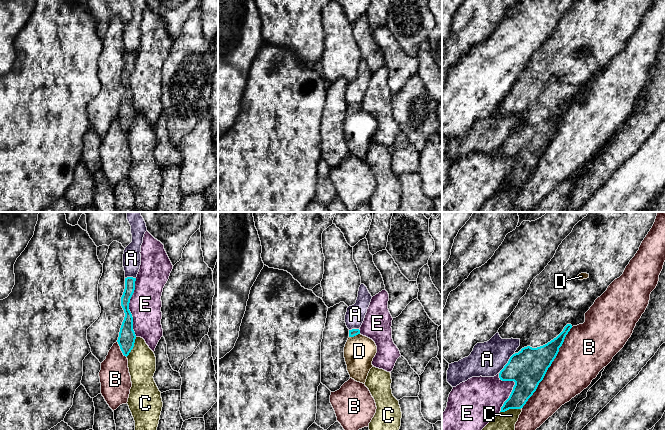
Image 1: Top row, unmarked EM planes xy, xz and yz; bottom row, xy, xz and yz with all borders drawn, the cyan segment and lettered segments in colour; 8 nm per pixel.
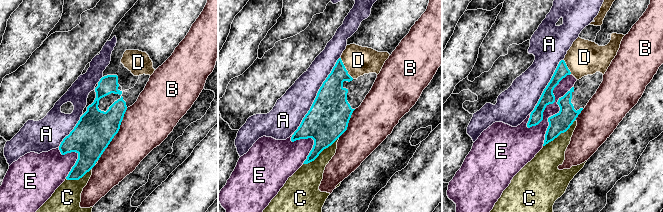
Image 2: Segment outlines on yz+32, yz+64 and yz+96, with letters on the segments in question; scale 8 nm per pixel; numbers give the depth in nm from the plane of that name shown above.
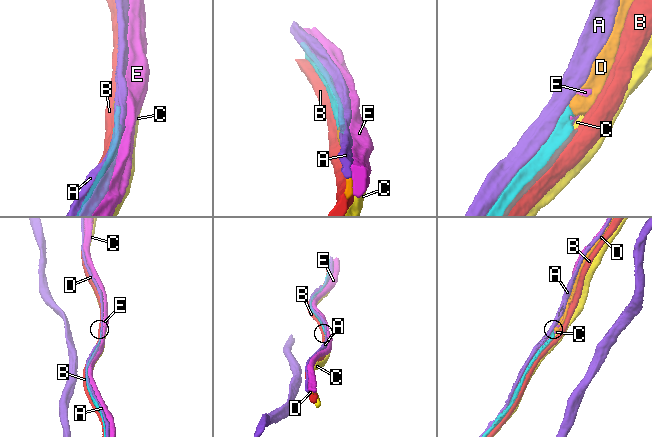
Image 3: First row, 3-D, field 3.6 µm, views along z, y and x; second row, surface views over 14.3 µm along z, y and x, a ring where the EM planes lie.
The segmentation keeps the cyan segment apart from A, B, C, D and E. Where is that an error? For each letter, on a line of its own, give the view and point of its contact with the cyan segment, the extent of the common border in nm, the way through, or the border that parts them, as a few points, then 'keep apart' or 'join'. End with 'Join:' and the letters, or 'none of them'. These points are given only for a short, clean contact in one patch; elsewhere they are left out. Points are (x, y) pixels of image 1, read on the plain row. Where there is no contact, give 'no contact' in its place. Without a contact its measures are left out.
A: yz (507, 139) | 200 nm | keep apart
B: yz (548, 143) | 750 nm | keep apart
C: yz (510, 184) | 180 nm | keep apart
D: xz (354, 111) | 90 nm | across xz (353, 108), (354, 111), (359, 127) | join
E: xy (128, 83) | 480 nm | keep apart
Join: D

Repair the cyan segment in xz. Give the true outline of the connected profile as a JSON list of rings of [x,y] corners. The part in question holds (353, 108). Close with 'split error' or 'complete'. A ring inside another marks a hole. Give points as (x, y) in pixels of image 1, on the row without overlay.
[[[359,105],[349,106],[344,134],[350,154],[365,160],[376,129],[377,122],[372,115],[361,111]]]; split error

